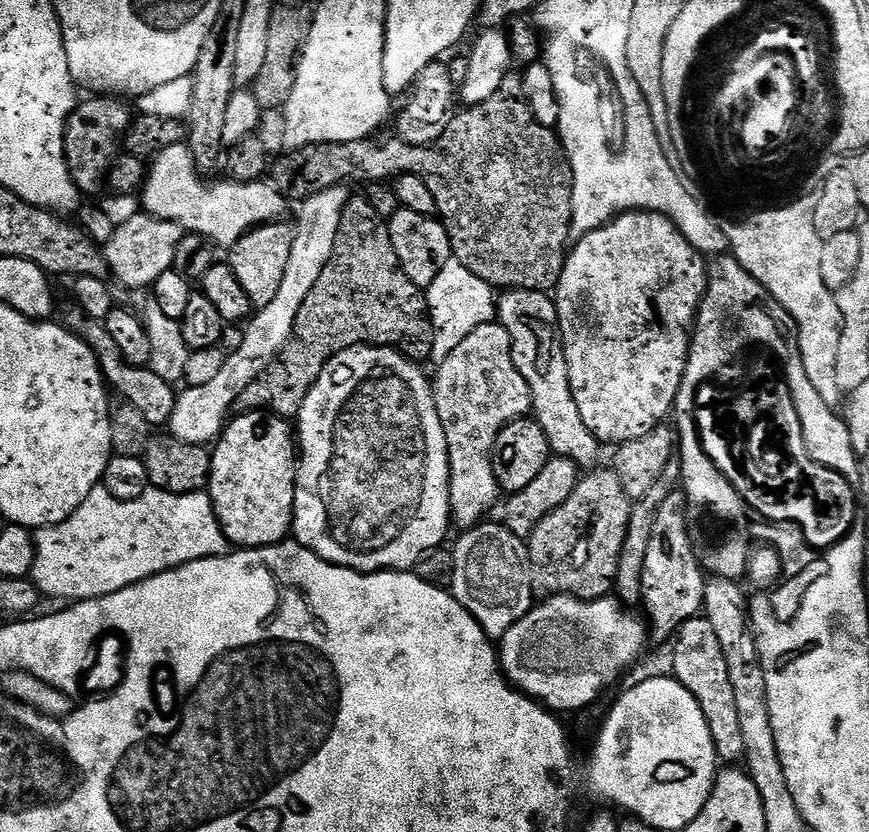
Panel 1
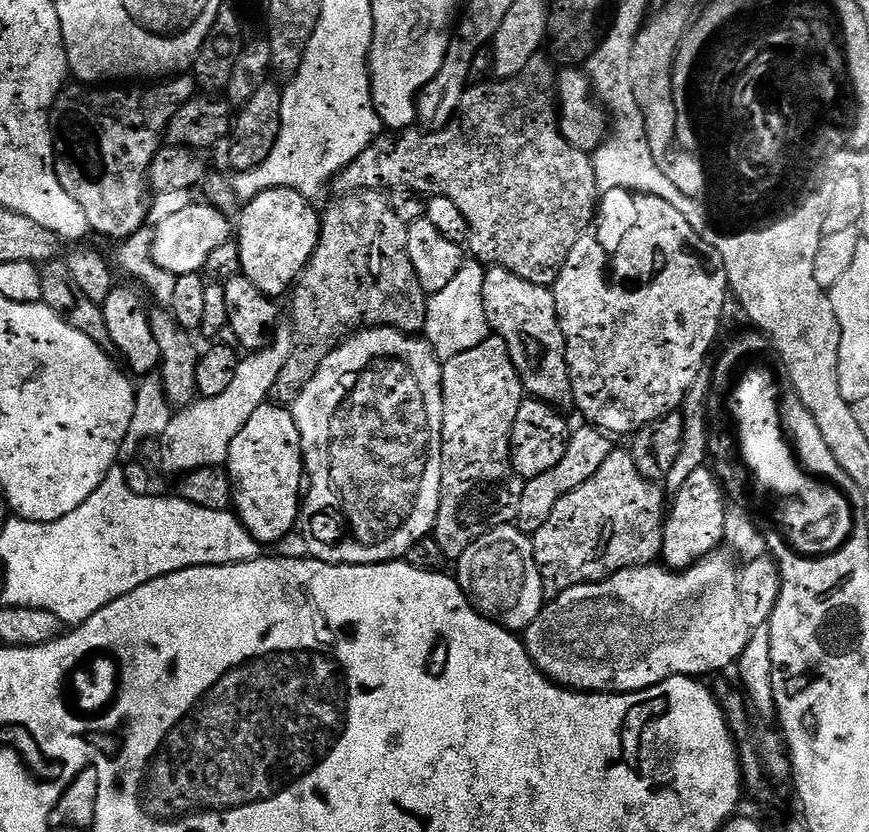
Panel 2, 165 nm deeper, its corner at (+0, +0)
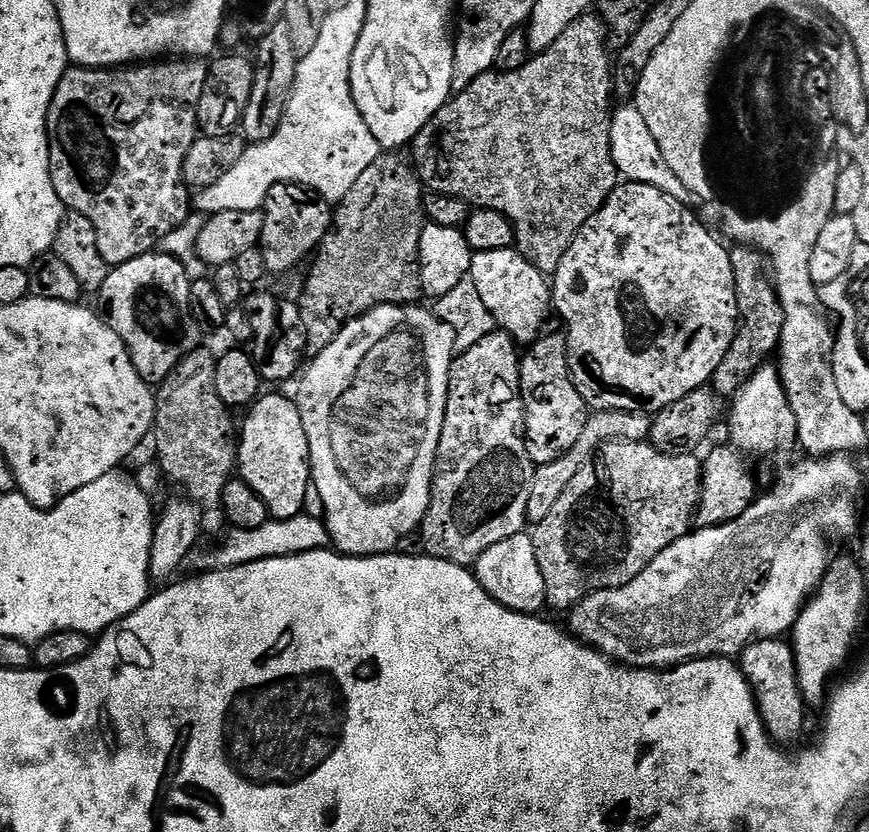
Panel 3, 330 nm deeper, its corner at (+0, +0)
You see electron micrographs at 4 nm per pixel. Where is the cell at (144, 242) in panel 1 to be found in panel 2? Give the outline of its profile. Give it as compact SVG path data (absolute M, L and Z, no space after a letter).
M193 202L189 208L178 210L178 214L173 214L161 224L155 225L150 236L150 251L156 265L175 276L200 272L206 258L210 258L210 254L214 254L218 246L227 244L233 239L233 221L231 224L220 212L223 211L211 203Z

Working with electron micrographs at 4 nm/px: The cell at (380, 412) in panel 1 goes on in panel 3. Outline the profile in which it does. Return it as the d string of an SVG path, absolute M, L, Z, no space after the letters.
M387 304L378 306L357 320L344 325L326 346L326 350L315 353L312 365L303 369L304 381L300 384L300 396L295 397L302 414L302 426L306 426L306 442L310 446L312 463L311 487L320 495L320 504L324 507L322 519L328 525L328 538L335 551L346 556L383 556L391 553L402 538L413 535L423 524L426 510L432 501L432 476L436 472L436 451L442 434L442 422L446 414L448 401L448 375L452 369L456 352L456 332L446 322L436 317L435 311L420 308L416 304Z

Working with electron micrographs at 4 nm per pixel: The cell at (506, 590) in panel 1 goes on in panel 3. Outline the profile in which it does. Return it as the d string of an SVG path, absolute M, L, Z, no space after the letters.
M521 534L505 538L495 546L490 546L474 566L476 581L502 606L515 612L539 613L546 604L546 586L542 582L542 570L538 570L538 554L534 554L531 535Z

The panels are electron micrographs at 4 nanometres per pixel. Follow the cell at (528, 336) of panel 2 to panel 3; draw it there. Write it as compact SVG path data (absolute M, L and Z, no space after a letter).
M511 247L506 250L486 250L475 253L472 257L470 278L474 282L474 286L478 286L478 298L482 298L482 303L496 320L496 328L501 332L507 332L517 345L531 346L535 340L539 340L541 336L545 335L544 323L547 322L548 315L553 315L554 312L553 285L550 283L549 277L545 273L539 272L519 250Z

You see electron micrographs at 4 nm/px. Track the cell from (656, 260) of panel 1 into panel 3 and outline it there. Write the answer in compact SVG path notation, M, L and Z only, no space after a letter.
M621 183L612 191L612 197L589 218L586 226L574 238L570 250L562 258L558 270L554 273L552 298L555 311L560 312L564 324L568 327L568 365L572 371L572 380L576 383L578 394L588 404L589 409L605 412L606 410L626 410L627 412L647 412L655 414L666 406L678 402L678 398L686 398L694 390L705 387L711 381L714 370L722 363L726 350L730 350L730 342L734 342L734 334L740 315L736 301L734 286L734 270L729 249L723 248L714 237L708 233L709 225L703 219L692 213L687 204L678 202L670 194L658 190L654 186Z

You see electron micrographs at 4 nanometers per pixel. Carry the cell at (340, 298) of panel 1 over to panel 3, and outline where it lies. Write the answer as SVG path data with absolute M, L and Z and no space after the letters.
M392 150L385 151L378 158L374 158L374 162L370 162L370 166L366 166L366 171L359 176L358 182L354 182L354 187L350 189L350 194L346 194L346 198L342 198L335 209L332 217L332 231L324 235L324 241L320 243L320 247L315 253L314 261L316 260L316 262L308 274L308 282L304 286L304 293L298 297L302 322L306 322L306 338L308 339L309 353L315 354L326 350L326 346L330 346L330 342L334 342L334 338L344 329L345 324L349 324L352 320L357 320L362 314L366 314L378 306L386 306L387 304L416 304L421 299L420 239L422 238L422 230L426 223L424 214L426 189L421 184L420 175L416 173L415 167L405 157L404 160L400 157L400 154Z

